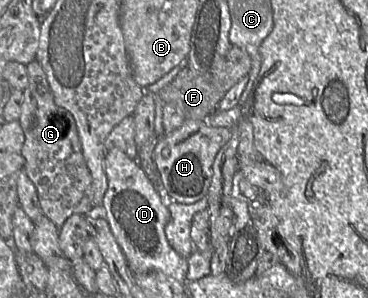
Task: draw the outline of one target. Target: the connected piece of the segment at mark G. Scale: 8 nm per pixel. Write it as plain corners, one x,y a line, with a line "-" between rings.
34,61
28,63
26,67
29,83
23,90
21,114
18,119
25,136
20,151
25,160
23,170
36,187
39,205
44,216
55,226
60,227
72,215
89,214
95,208
93,205
92,176
83,156
73,116
55,104
54,96
41,65

